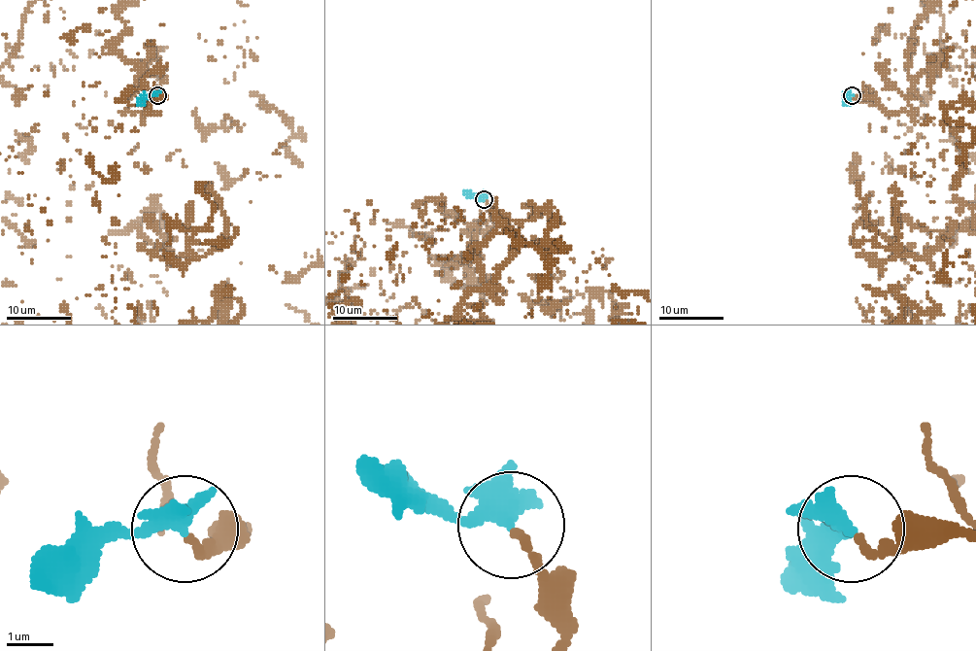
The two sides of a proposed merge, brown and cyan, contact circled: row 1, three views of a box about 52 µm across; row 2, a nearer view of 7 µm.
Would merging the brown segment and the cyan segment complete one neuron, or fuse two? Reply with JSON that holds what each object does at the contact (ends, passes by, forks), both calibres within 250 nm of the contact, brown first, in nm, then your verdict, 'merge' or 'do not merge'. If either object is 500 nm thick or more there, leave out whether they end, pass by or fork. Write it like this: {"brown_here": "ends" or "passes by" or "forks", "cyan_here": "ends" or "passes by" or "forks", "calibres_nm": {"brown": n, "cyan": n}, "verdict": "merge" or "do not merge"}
{"brown_here": "ends", "cyan_here": "passes by", "calibres_nm": {"brown": 180, "cyan": 320}, "verdict": "do not merge"}

